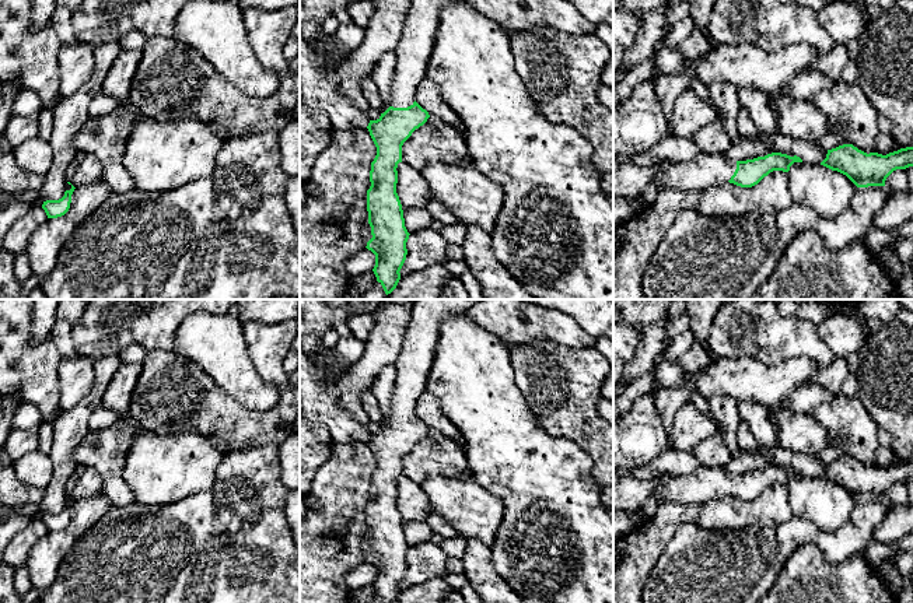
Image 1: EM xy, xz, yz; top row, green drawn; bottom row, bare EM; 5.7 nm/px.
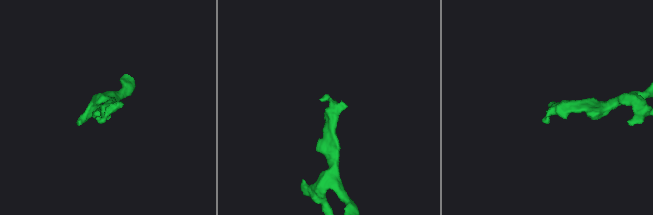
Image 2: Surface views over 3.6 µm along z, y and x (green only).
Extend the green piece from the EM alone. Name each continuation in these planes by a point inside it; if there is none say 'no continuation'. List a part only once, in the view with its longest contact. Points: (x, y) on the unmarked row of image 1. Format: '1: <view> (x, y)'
1: xz (420, 340)

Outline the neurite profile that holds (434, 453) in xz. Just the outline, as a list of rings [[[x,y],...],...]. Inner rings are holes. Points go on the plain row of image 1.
[[[430,430],[402,459],[402,474],[421,484],[431,473],[473,477],[465,451],[445,435]]]

